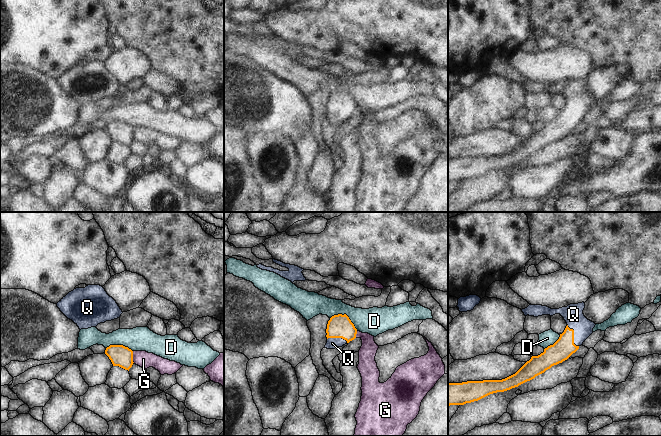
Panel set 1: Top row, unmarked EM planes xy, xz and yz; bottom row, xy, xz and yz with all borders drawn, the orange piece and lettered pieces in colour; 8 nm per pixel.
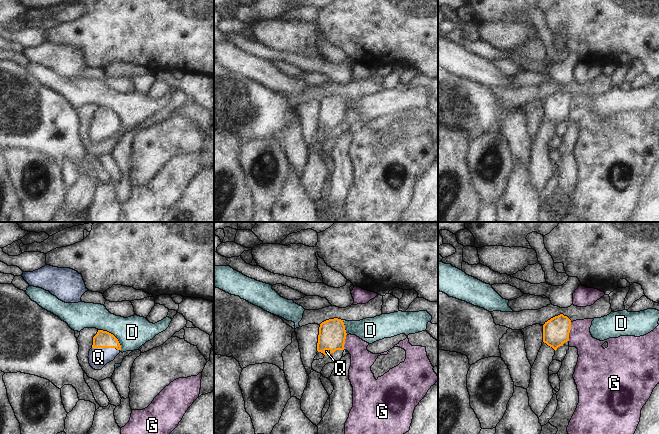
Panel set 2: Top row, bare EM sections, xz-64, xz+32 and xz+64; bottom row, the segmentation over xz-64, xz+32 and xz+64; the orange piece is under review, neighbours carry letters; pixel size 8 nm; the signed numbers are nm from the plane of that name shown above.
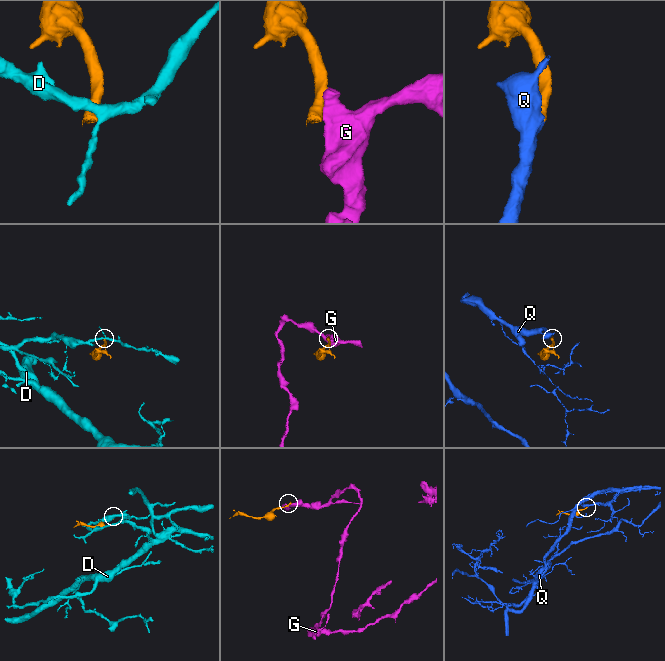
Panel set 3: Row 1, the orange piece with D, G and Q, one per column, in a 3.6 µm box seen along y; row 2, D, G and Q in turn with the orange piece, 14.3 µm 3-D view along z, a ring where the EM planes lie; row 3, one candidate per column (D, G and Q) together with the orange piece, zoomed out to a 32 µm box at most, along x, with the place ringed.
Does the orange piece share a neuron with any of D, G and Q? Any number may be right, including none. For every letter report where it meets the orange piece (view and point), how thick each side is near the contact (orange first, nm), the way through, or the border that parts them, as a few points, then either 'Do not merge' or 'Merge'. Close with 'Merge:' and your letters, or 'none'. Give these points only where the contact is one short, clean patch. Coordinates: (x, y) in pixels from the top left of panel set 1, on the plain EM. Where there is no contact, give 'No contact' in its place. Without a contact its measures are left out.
D: Touches orange at xz (346, 91). Thickness 190 nm (orange) against 220 nm. Boundary: xz (330, 93), (336, 90), (345, 90), (357, 106). Do not merge
G: Touches orange at xy (132, 133). Thickness 170 nm (orange) against 130 nm. Do not merge
Q: Touches orange at yz (573, 111). Thickness 170 nm (orange) against 160 nm. Path across: yz (564, 123), (573, 111), (573, 90). Merge
Merge: Q.

